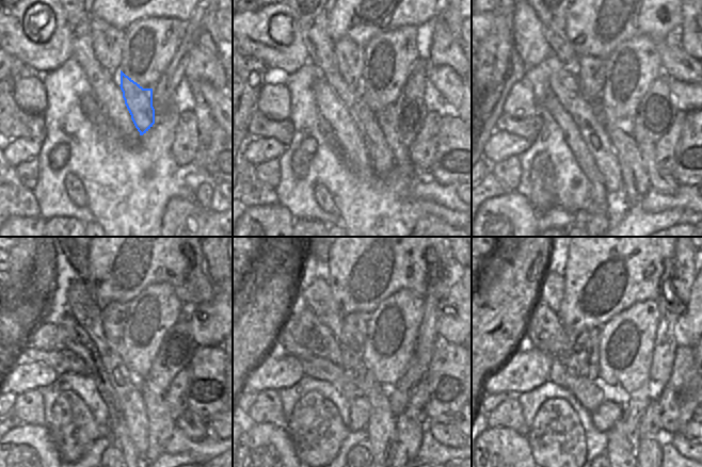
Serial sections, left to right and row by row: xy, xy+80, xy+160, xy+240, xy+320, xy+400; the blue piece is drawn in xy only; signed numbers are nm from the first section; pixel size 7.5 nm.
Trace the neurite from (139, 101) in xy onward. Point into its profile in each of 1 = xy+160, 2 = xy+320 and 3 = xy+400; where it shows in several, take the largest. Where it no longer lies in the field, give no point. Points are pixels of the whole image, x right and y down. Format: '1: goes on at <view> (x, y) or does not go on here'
1: goes on at xy+160 (664, 181)
2: goes on at xy+320 (444, 434)
3: goes on at xy+400 (688, 449)

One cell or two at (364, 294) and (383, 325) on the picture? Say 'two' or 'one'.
two

